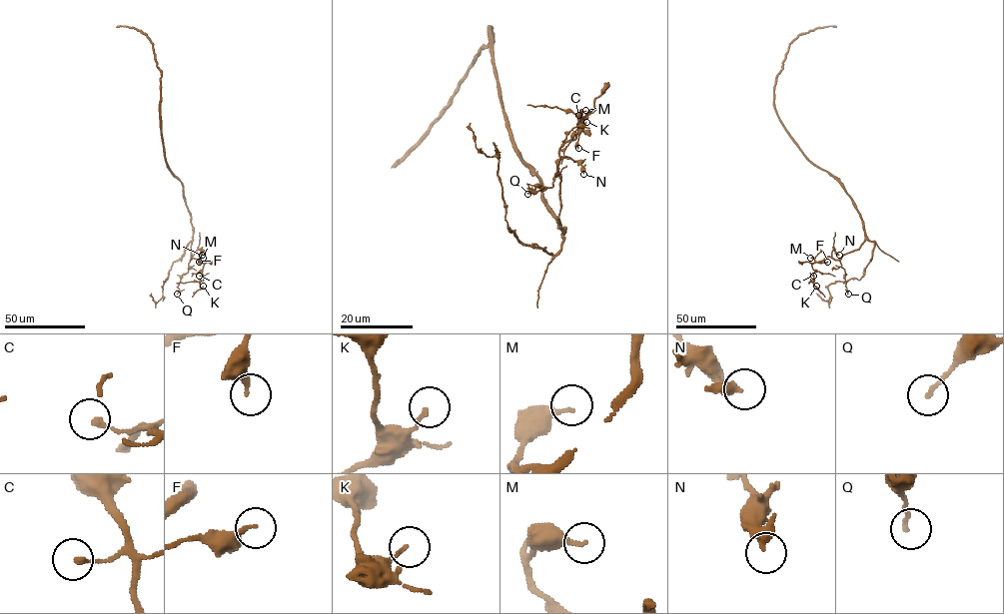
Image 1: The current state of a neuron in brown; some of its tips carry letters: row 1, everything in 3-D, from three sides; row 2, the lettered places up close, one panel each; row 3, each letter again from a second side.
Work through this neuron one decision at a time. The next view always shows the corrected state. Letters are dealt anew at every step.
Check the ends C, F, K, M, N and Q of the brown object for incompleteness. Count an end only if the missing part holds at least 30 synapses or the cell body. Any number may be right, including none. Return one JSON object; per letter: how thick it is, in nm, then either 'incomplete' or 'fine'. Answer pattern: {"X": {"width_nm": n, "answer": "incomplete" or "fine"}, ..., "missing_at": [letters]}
{"C": {"width_nm": 180, "answer": "fine"}, "F": {"width_nm": 240, "answer": "fine"}, "K": {"width_nm": 130, "answer": "fine"}, "M": {"width_nm": 240, "answer": "fine"}, "N": {"width_nm": 280, "answer": "fine"}, "Q": {"width_nm": 150, "answer": "fine"}, "missing_at": []}

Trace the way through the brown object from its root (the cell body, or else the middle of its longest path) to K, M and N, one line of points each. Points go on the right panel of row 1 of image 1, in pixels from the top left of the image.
K: (827, 172), (851, 199), (865, 239), (858, 248), (840, 259), (827, 257), (814, 262), (816, 286)
M: (827, 172), (851, 199), (865, 239), (858, 248), (840, 259), (827, 257), (815, 262), (810, 258)
N: (827, 172), (851, 199), (864, 227), (860, 247), (838, 260), (831, 252), (833, 250), (839, 255)

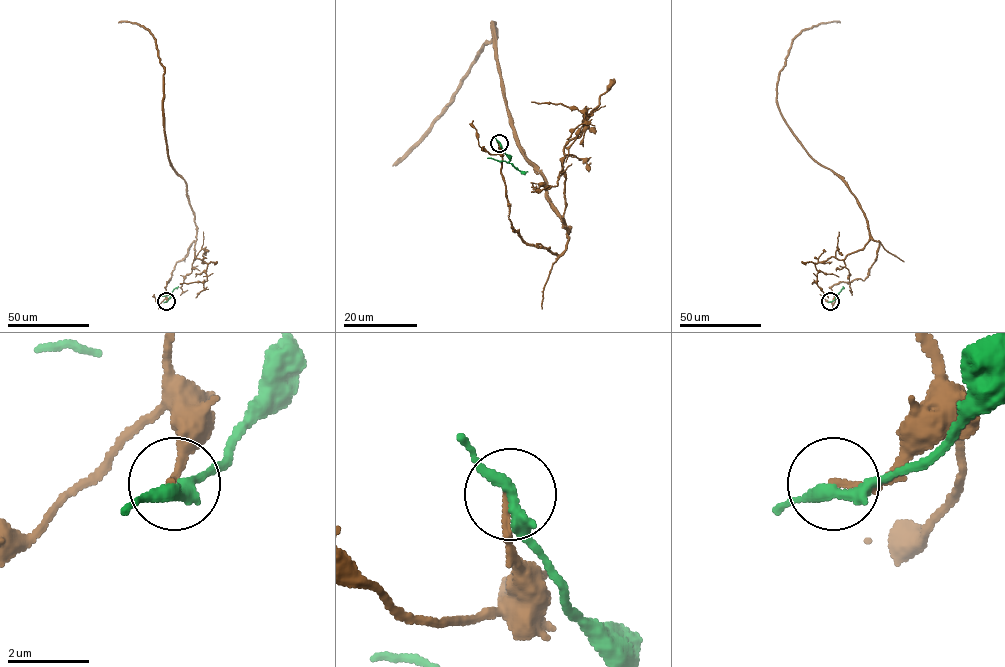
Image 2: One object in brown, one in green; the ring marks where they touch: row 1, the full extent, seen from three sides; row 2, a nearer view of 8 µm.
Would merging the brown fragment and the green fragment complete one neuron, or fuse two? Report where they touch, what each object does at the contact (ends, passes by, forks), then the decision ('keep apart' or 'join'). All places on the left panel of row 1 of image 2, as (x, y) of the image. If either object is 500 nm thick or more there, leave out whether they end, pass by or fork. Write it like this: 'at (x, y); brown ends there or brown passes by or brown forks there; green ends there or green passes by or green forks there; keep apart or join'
at (166, 301); brown ends there; green passes by; keep apart

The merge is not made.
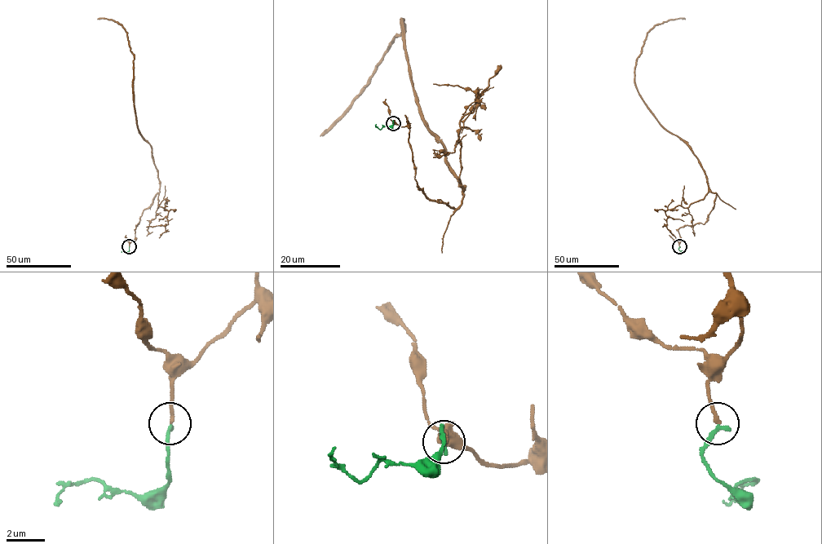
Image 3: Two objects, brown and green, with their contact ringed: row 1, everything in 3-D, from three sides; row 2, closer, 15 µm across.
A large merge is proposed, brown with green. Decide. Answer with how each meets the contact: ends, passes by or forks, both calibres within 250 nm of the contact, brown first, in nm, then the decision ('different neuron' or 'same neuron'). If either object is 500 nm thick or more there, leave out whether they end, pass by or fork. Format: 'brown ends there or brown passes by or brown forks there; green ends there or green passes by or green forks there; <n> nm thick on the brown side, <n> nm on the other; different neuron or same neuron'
brown ends there; green ends there; 160 nm thick on the brown side, 200 nm on the other; same neuron

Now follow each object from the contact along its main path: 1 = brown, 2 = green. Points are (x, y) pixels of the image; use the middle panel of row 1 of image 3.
1: (393, 123), (407, 119), (417, 187), (457, 208), (463, 188), (422, 116), (403, 19), (371, 81), (320, 135)
2: (393, 123), (393, 121), (391, 126), (378, 129), (376, 124)

